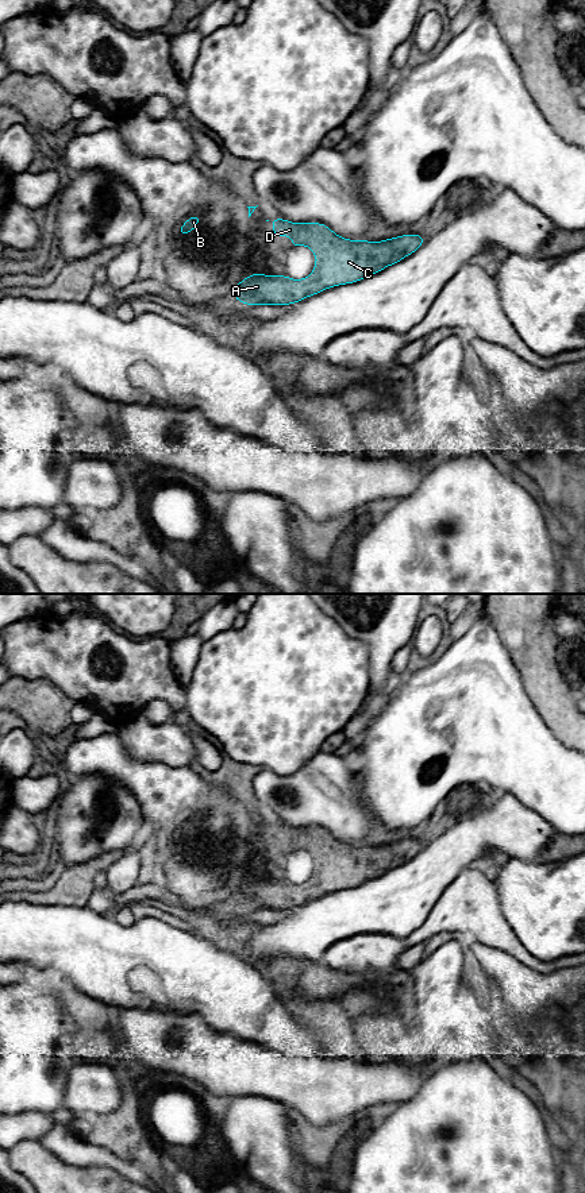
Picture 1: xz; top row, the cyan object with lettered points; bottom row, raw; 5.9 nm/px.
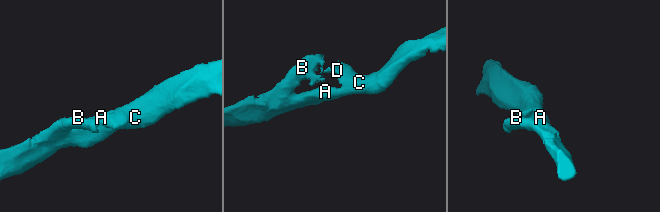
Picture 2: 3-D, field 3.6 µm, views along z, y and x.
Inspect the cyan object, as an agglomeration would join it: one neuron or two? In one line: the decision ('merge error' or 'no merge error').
no merge error

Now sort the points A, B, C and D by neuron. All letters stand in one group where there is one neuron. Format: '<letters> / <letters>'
A B C D

